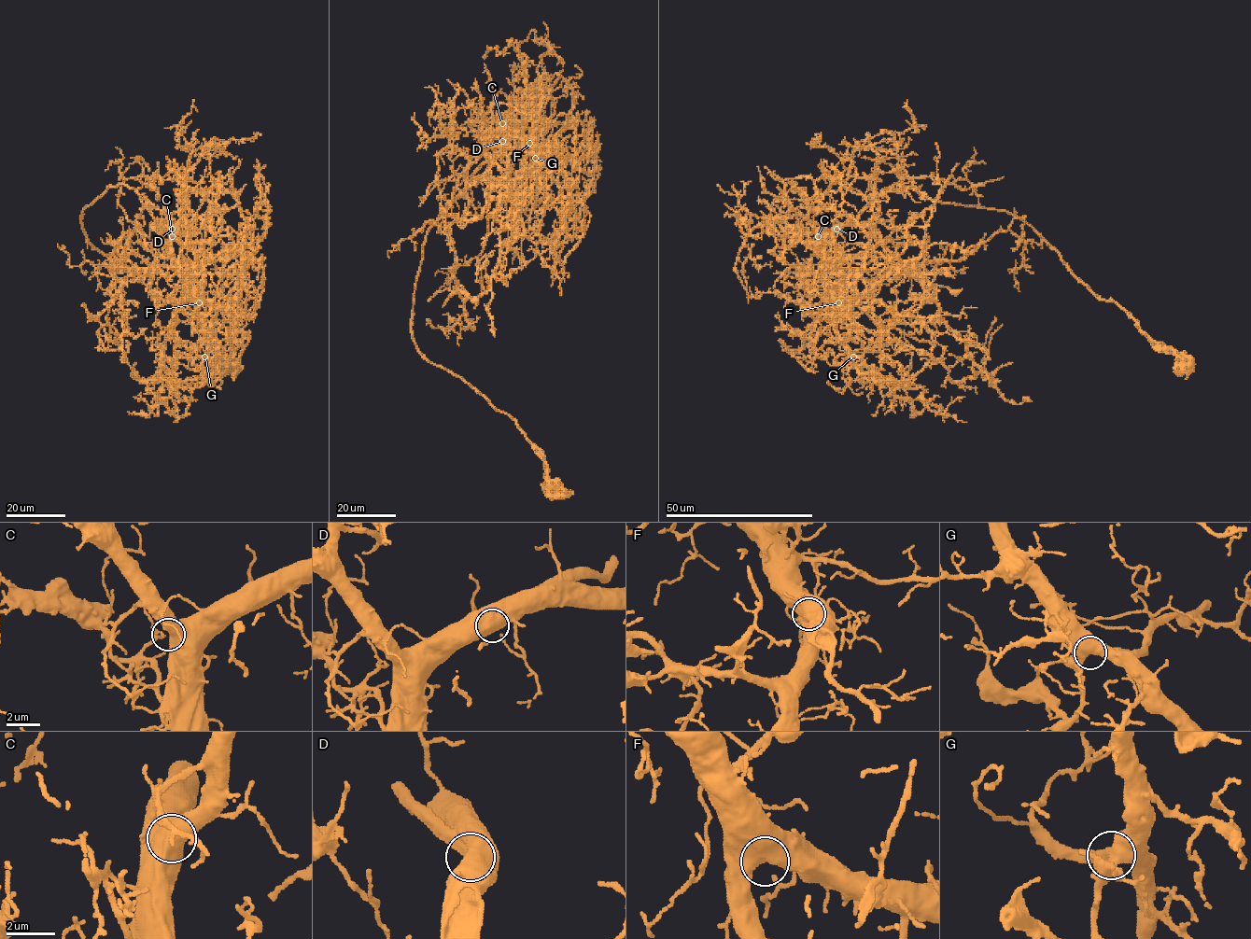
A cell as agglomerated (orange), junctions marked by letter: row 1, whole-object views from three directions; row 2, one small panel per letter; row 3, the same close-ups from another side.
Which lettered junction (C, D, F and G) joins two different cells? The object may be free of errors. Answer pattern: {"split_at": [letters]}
{"split_at": []}

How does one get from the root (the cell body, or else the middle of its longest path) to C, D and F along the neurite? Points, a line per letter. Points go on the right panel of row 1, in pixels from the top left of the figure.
C: (1182, 364), (1115, 301), (1101, 300), (1030, 226), (1006, 211), (943, 203), (892, 184), (856, 219), (818, 236)
D: (1182, 364), (1115, 301), (1101, 300), (1030, 226), (1006, 211), (943, 203), (892, 184), (856, 219), (836, 229)
F: (1182, 364), (1115, 301), (1101, 300), (1018, 217), (940, 203), (896, 184), (823, 240), (822, 280), (838, 302)

